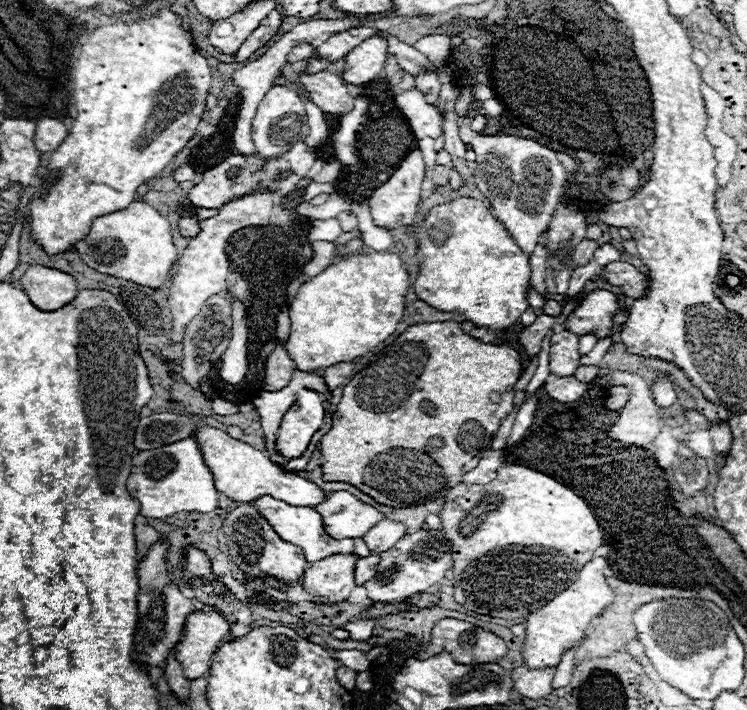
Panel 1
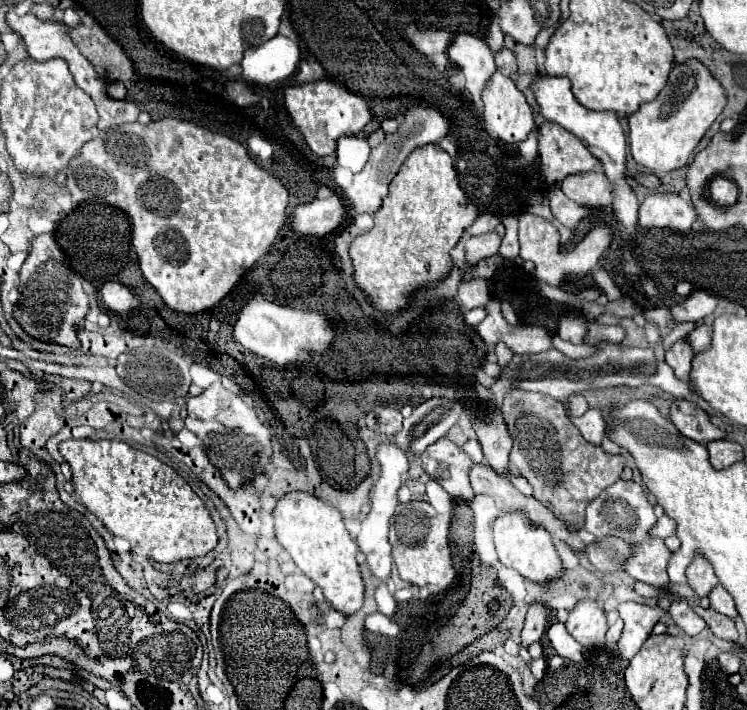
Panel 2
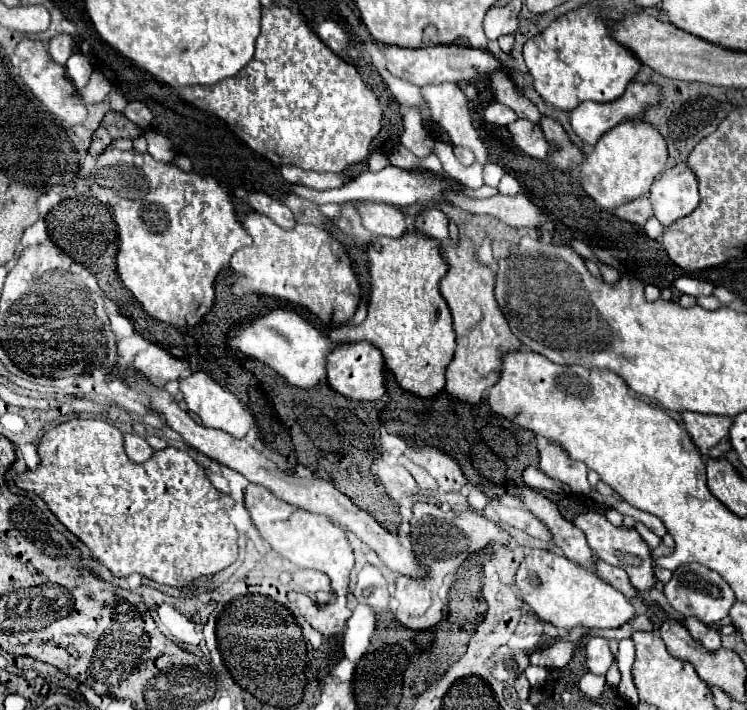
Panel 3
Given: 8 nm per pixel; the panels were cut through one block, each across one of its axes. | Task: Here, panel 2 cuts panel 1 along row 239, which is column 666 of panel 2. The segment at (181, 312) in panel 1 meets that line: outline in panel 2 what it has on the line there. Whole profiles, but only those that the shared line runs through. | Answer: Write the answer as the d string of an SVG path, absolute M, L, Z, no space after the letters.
M656 192L640 204L640 226L644 230L670 228L688 232L694 218L694 208L676 192Z

